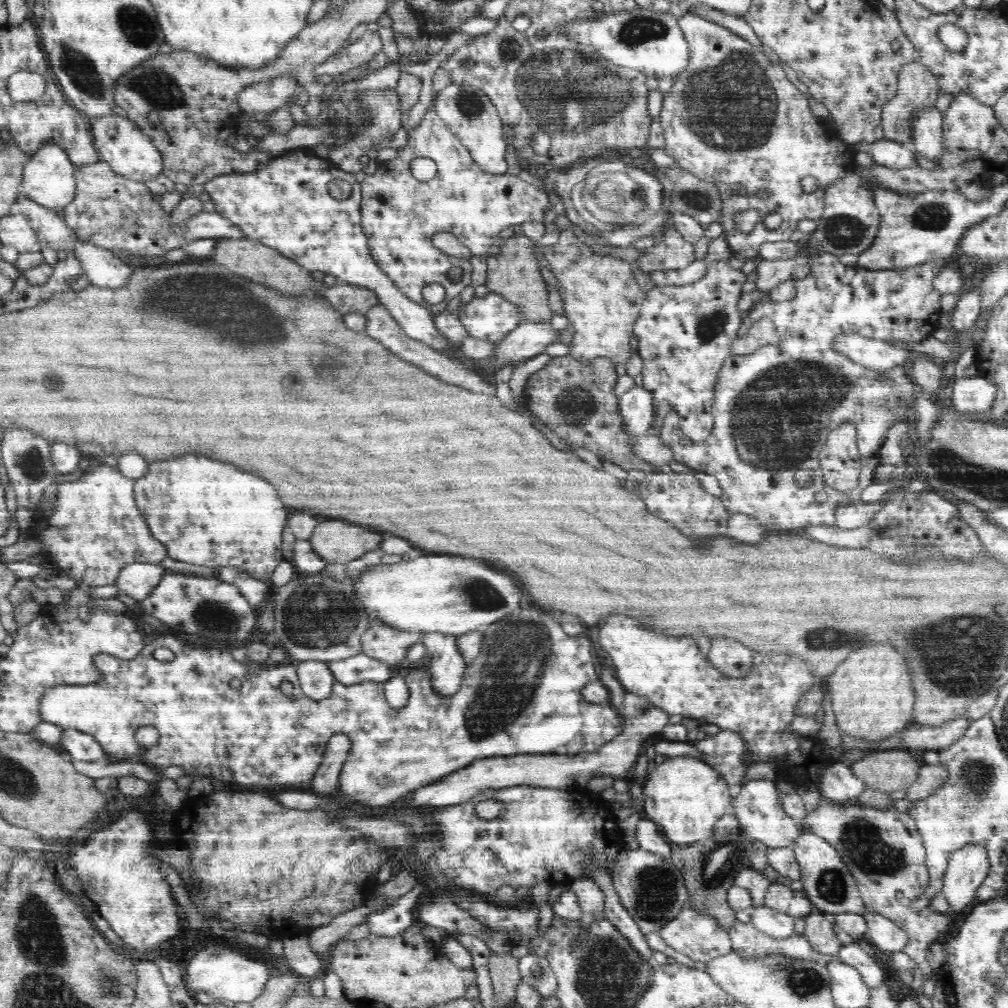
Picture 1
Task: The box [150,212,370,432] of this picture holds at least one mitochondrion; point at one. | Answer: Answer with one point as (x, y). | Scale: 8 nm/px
(344, 368)

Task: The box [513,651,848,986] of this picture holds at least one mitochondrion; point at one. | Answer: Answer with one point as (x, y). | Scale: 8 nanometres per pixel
(655, 887)

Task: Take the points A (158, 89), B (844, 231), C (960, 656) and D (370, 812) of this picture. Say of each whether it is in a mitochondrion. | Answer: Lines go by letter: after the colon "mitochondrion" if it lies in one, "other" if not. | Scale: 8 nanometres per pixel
A: mitochondrion
B: mitochondrion
C: mitochondrion
D: other

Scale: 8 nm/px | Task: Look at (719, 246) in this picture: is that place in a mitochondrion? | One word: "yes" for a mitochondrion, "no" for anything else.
no

